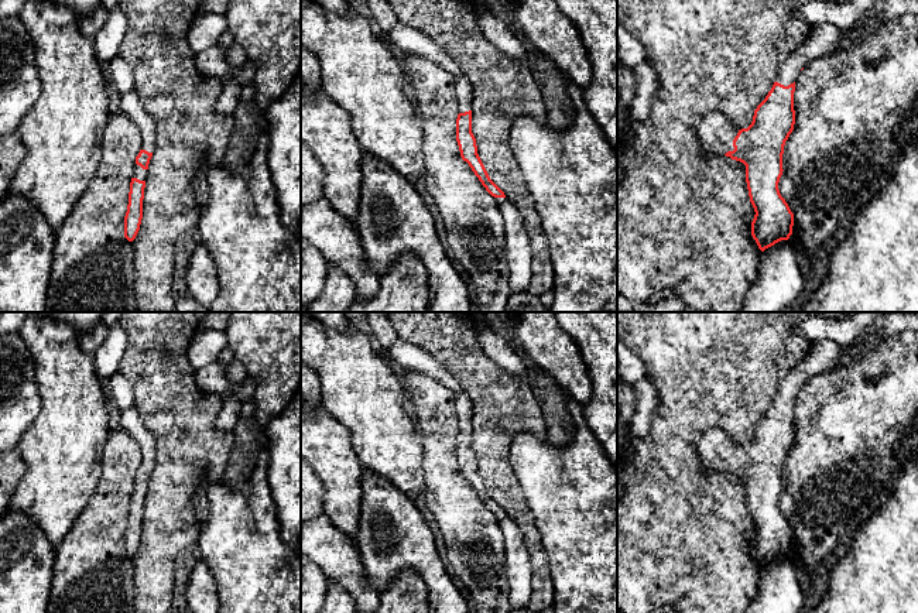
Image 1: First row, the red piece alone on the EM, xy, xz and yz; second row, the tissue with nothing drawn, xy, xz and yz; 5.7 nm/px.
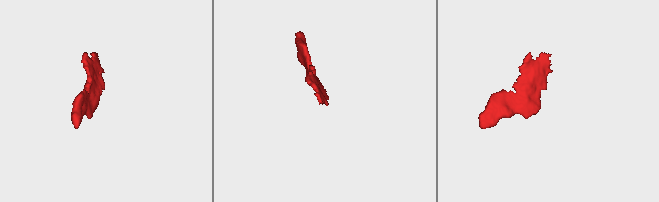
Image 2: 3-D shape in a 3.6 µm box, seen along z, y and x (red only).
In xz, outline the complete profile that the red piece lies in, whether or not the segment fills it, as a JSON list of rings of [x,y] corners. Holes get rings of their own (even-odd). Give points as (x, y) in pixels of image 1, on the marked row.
[[[463,76],[456,78],[456,102],[459,114],[456,119],[456,141],[460,157],[469,164],[486,191],[494,198],[506,198],[504,192],[490,179],[479,154],[476,138],[472,133],[473,90],[470,82]]]

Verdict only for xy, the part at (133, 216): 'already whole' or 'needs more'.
needs more

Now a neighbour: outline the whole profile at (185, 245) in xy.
[[[198,227],[184,232],[175,242],[175,270],[172,278],[171,297],[175,301],[186,297],[185,273],[189,258],[195,249],[202,244],[202,237]]]

